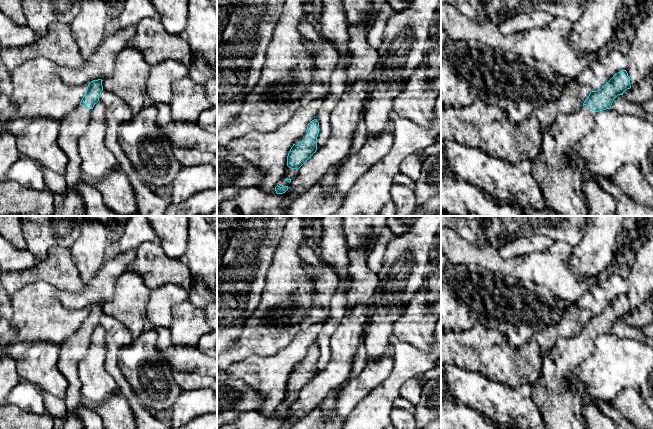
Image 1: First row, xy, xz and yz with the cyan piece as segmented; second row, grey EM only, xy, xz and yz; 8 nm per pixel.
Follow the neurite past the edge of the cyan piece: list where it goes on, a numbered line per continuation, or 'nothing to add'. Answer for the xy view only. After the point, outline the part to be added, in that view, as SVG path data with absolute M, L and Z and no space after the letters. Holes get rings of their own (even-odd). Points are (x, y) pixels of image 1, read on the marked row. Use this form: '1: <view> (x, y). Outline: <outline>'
1: xy (73, 125). Outline: M82 105L77 106L72 112L68 113L60 120L59 135L57 143L68 158L65 174L63 175L67 183L67 192L65 194L53 194L54 212L51 216L85 216L84 203L77 192L77 185L81 182L81 158L77 143L81 135L87 129L92 109L88 109Z

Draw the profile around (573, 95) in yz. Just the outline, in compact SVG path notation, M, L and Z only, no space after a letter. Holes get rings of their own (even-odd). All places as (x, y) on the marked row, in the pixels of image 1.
M573 80L563 87L560 97L552 102L552 104L557 113L570 114L583 106L590 92L587 86Z

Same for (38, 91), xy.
M44 57L26 61L12 71L13 91L9 99L16 105L18 115L26 118L46 117L61 120L72 112L86 93L86 86L64 83L57 73L57 65Z

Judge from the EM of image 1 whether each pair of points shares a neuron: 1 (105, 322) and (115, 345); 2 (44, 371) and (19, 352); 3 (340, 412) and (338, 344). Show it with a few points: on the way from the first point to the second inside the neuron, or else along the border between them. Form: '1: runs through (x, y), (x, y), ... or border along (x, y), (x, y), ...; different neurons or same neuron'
1: runs through (111, 328), (115, 332), (115, 339); same neuron
2: runs through (38, 365), (25, 354); same neuron
3: border along (345, 383), (341, 388); different neurons

